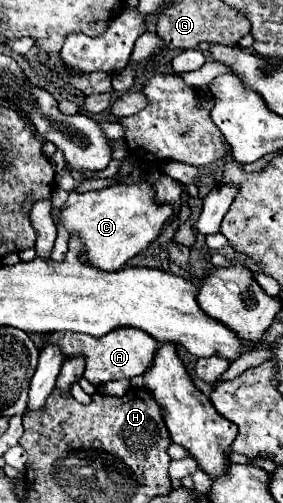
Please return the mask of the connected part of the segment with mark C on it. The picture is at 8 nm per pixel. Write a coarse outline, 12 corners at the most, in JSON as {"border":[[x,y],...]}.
{"border":[[150,184],[70,192],[52,216],[90,266],[116,272],[172,208]]}

